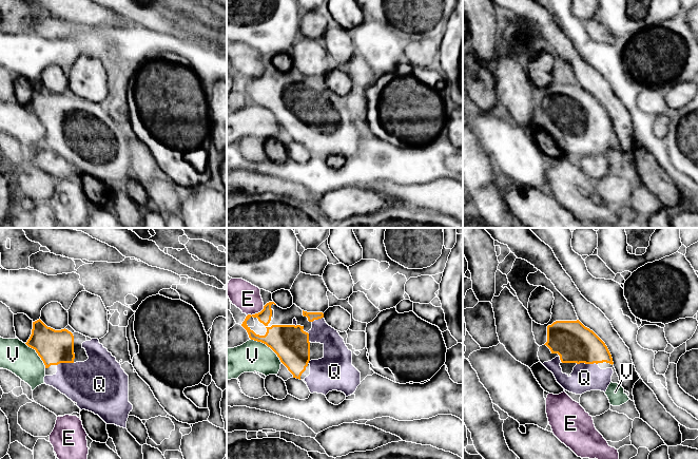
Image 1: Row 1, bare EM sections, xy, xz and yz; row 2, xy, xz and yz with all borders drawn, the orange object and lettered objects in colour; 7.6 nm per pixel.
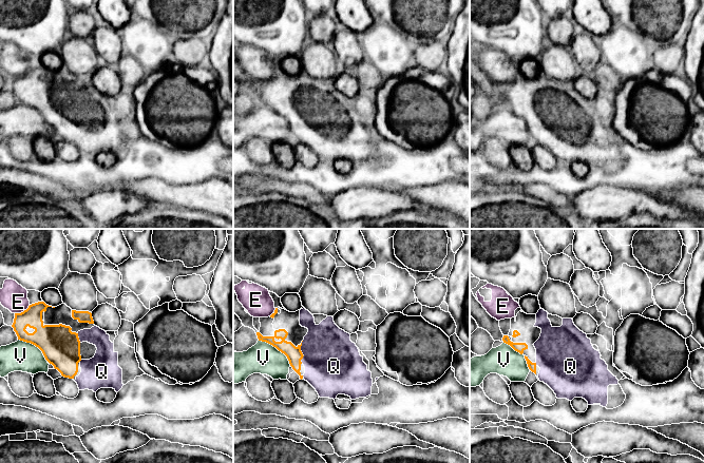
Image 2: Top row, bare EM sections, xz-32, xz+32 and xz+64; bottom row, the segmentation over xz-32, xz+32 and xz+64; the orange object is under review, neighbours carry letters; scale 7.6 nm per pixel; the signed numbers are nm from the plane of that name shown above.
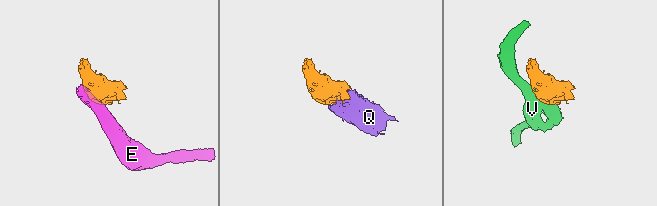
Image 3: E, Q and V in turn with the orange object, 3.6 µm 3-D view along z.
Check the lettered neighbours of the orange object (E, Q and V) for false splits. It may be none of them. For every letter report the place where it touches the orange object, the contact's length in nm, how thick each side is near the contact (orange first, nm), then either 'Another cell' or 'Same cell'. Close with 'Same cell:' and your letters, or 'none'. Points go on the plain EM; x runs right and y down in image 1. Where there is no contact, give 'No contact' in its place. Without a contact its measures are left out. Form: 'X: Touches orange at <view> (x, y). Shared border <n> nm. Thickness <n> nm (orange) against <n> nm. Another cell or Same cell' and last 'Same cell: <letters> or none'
E: Touches orange at xz (255, 77). Shared border 150 nm. Thickness 190 nm (orange) against 200 nm. Another cell
Q: Touches orange at yz (586, 127). Shared border 160 nm. Thickness 300 nm (orange) against 220 nm. Same cell
V: Touches orange at xz (267, 109). Shared border 320 nm. Thickness 280 nm (orange) against 240 nm. Another cell
Same cell: Q

